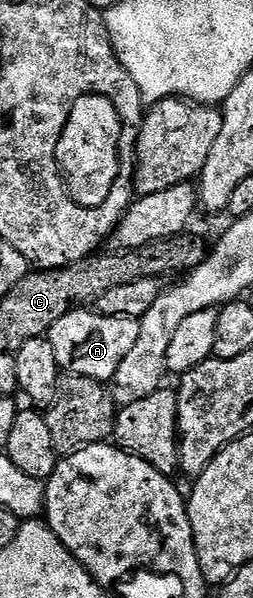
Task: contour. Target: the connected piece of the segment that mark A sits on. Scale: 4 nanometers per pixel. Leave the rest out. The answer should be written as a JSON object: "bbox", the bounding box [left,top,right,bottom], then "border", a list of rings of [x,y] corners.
{"bbox":[48,309,140,381],"border":[[[94,309],[72,310],[60,317],[60,321],[56,321],[48,332],[56,361],[63,372],[103,381],[113,380],[114,374],[120,369],[120,361],[124,361],[132,345],[136,345],[136,337],[140,337],[137,319],[99,315]]]}

